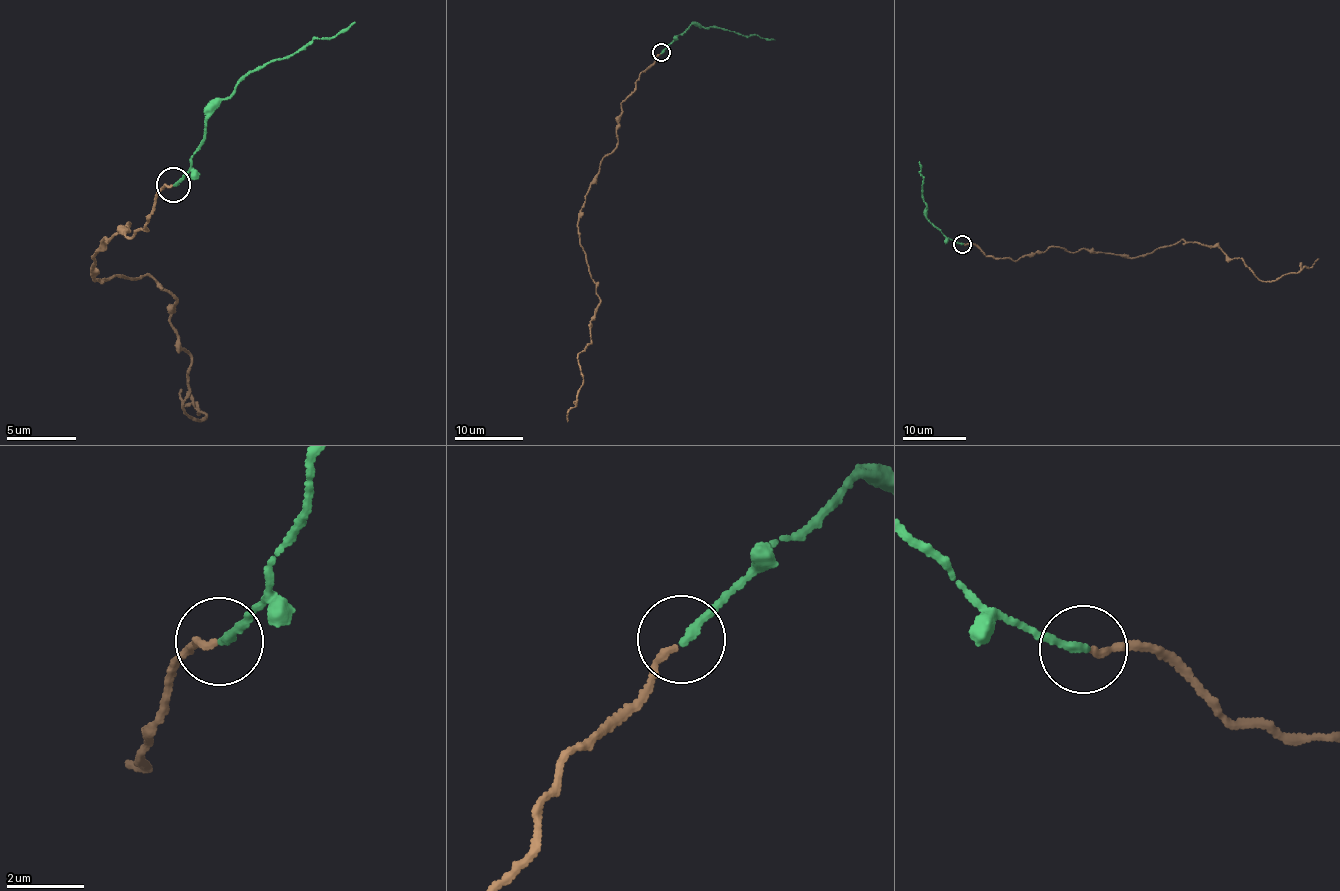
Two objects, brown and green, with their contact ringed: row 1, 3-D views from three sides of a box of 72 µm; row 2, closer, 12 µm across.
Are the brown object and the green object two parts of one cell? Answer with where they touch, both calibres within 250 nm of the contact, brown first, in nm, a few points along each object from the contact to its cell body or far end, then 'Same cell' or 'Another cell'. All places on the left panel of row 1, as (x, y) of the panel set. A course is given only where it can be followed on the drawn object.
Place: (173, 185). Thickness 170 nm (brown) against 200 nm. Course of brown: (173, 186), (92, 268), (175, 299), (185, 410), (207, 417), (182, 391). Course of green: (172, 186), (187, 173), (209, 114), (247, 75), (356, 22). Another cell

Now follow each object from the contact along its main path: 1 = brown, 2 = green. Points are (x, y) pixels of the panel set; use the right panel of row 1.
1: (963, 244), (1014, 261), (1055, 247), (1144, 256), (1194, 241), (1240, 258), (1261, 280), (1319, 259)
2: (962, 244), (950, 240), (927, 216), (919, 161)

